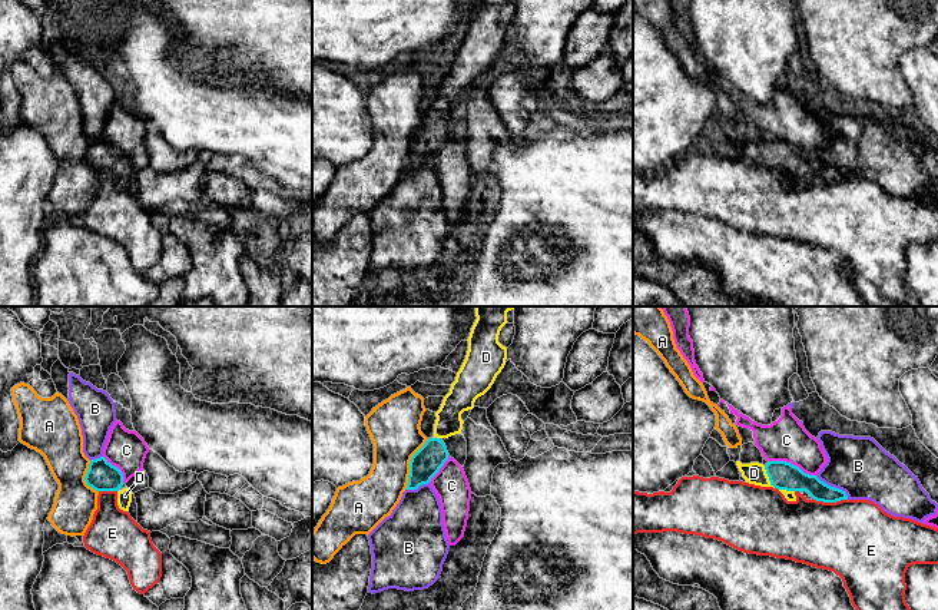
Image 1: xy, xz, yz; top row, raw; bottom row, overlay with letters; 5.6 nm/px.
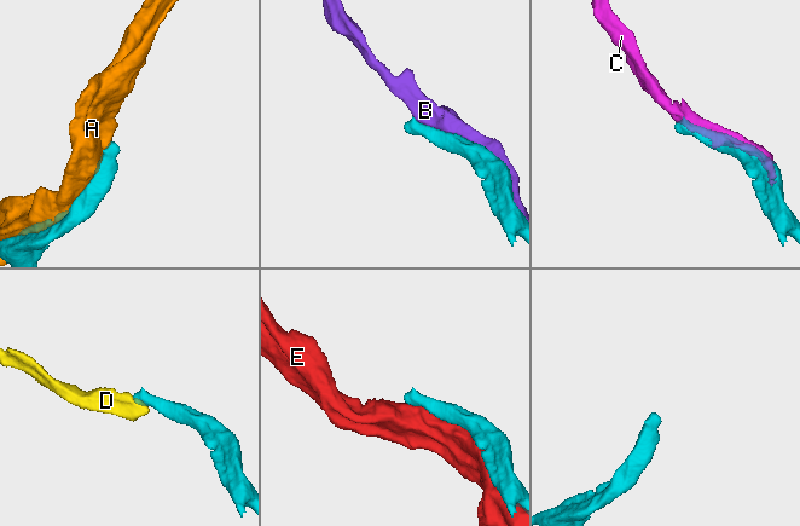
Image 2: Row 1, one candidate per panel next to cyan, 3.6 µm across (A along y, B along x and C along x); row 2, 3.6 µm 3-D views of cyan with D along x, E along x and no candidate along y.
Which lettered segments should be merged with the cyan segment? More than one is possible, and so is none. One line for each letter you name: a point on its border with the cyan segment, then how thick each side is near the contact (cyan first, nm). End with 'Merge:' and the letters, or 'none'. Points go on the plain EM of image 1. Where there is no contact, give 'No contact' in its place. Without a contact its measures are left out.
D: Touches cyan at yz (768, 155). Thickness 160 nm (cyan) against 120 nm
Merge: D

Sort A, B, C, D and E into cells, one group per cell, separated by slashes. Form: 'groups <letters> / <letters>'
groups A / B / C / D / E

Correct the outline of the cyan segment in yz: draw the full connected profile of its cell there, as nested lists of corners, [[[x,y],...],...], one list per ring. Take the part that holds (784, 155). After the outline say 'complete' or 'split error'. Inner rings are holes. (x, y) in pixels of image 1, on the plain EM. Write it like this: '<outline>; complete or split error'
[[[736,140],[736,145],[746,162],[778,168],[788,180],[796,180],[796,170],[806,170],[813,179],[823,182],[848,179],[845,170],[825,163],[816,155],[809,155],[786,140],[769,140],[765,145]]]; split error

